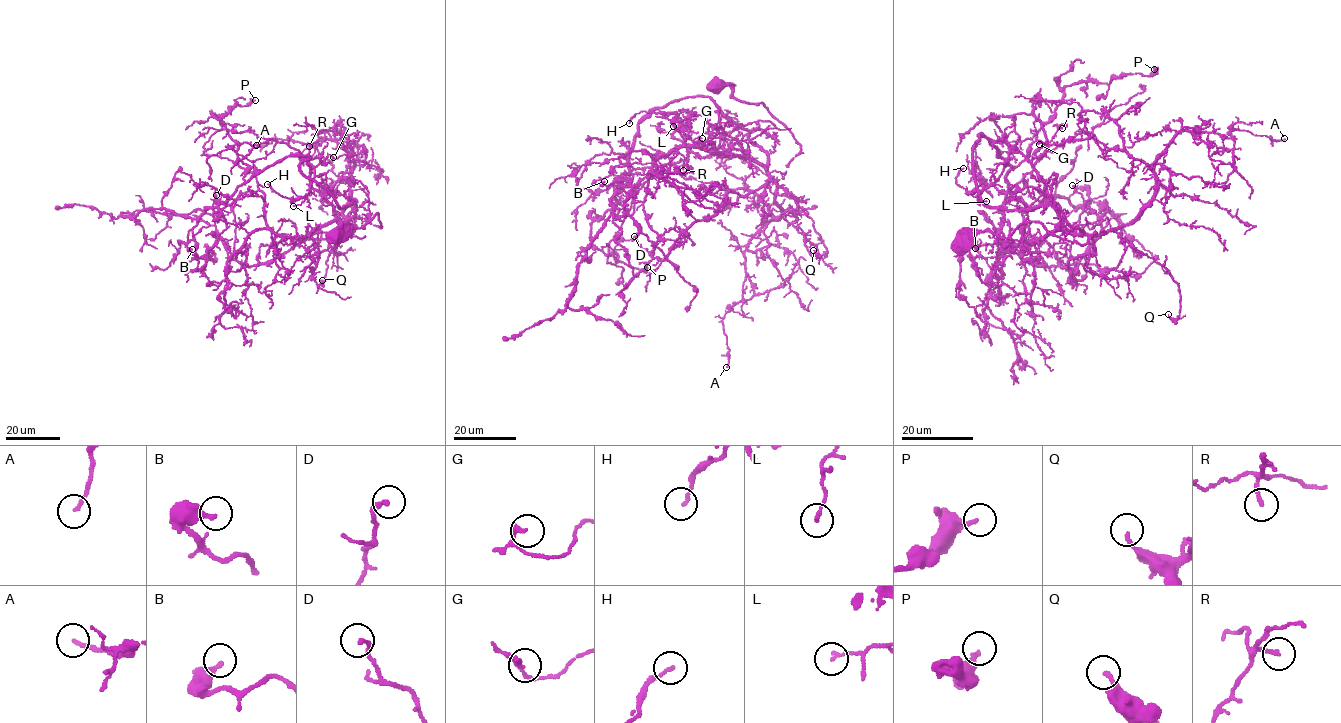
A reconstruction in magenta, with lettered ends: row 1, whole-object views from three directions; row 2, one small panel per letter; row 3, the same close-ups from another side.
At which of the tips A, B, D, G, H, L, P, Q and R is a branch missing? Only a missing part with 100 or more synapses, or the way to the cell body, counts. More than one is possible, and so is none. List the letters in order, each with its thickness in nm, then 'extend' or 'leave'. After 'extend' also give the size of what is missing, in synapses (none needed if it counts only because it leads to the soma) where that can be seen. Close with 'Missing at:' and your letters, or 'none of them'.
A: calibre 160 nm; leave
B: calibre 360 nm; leave
D: calibre 180 nm; leave
G: calibre 130 nm; leave
H: calibre 140 nm; leave
L: calibre 130 nm; leave
P: calibre 220 nm; leave
Q: calibre 170 nm; leave
R: calibre 170 nm; leave
Missing at: none of them

